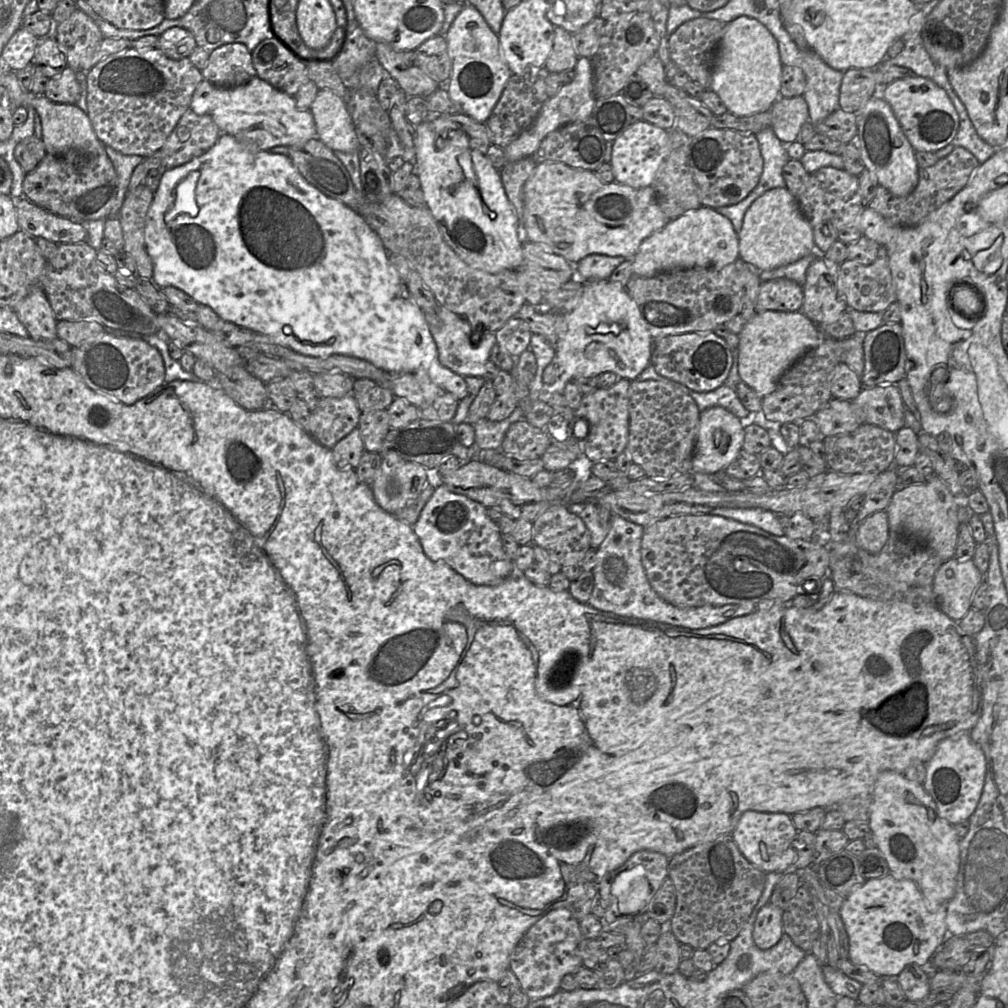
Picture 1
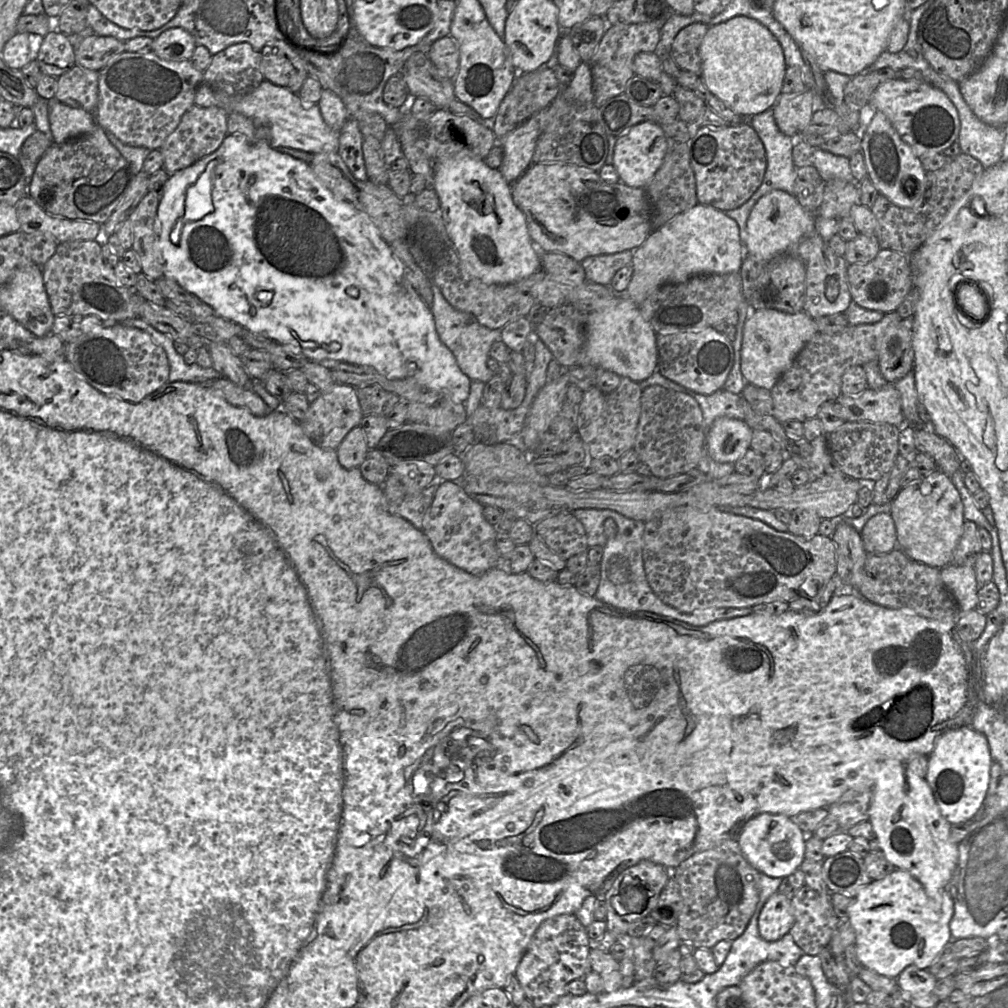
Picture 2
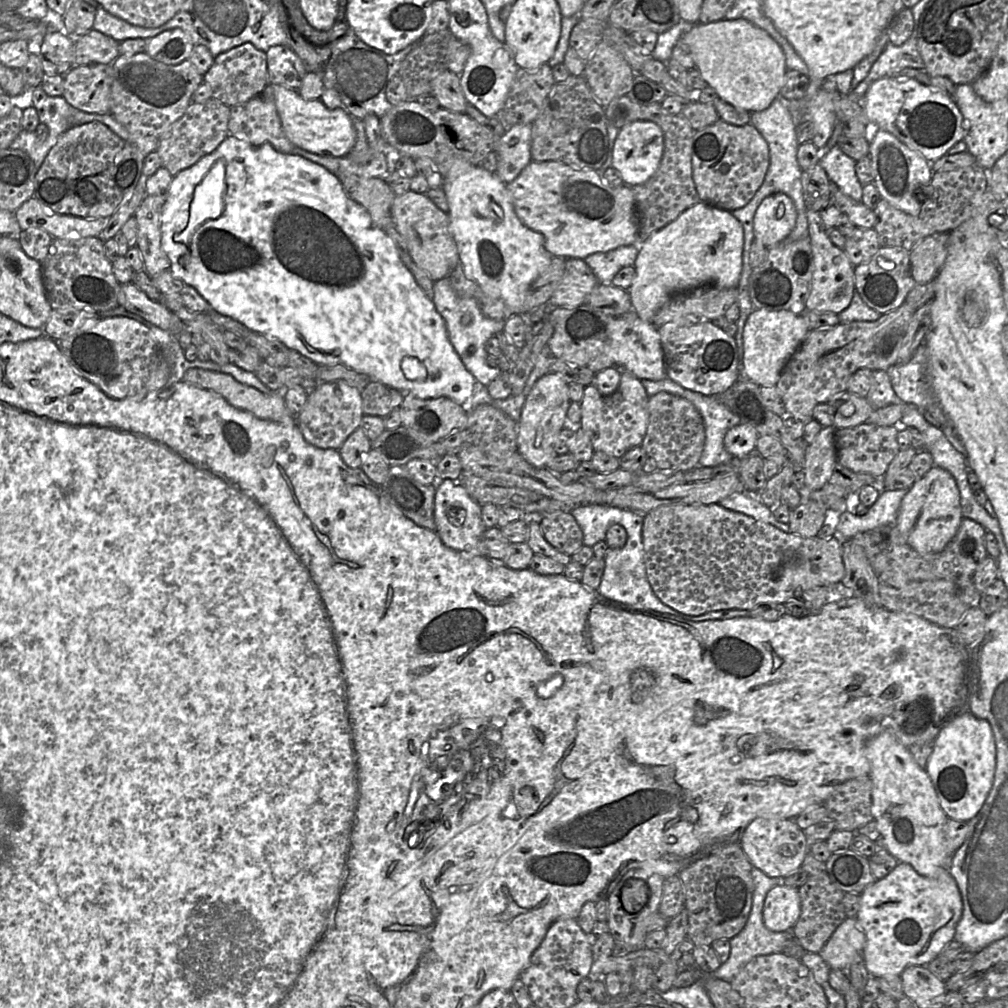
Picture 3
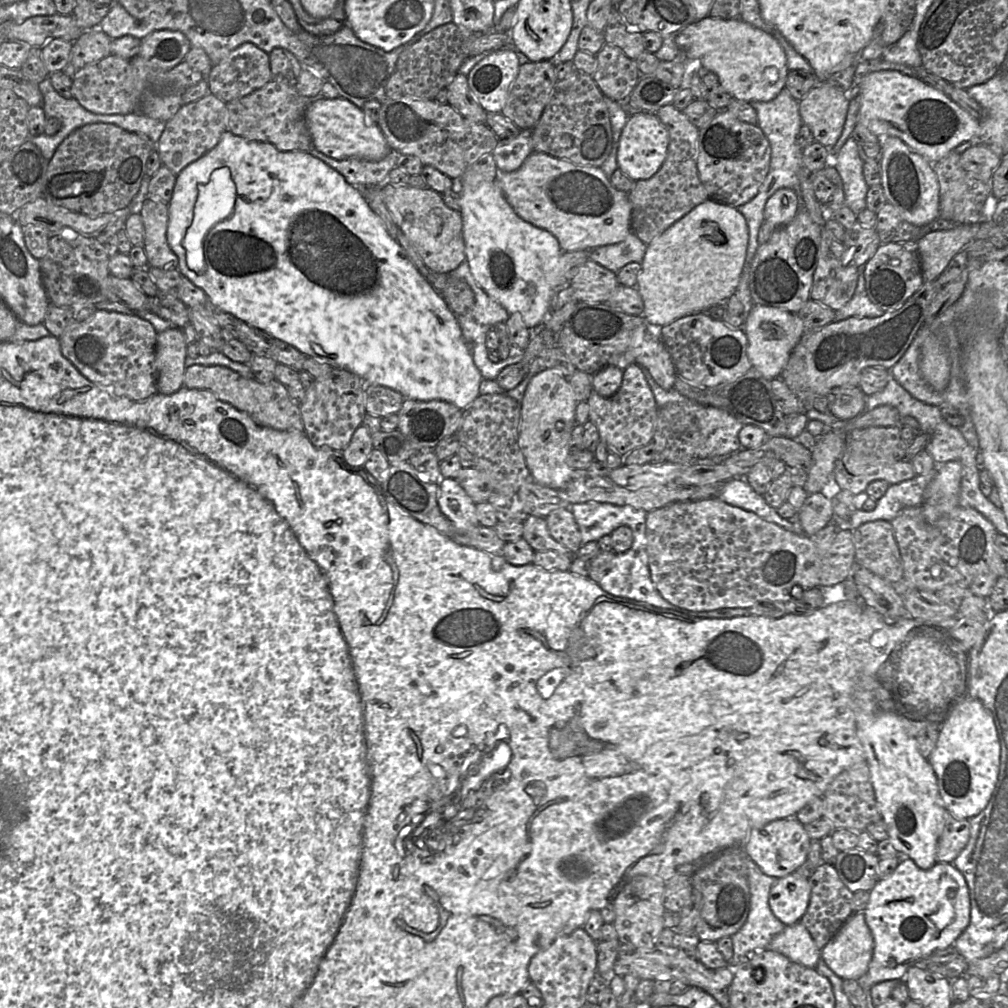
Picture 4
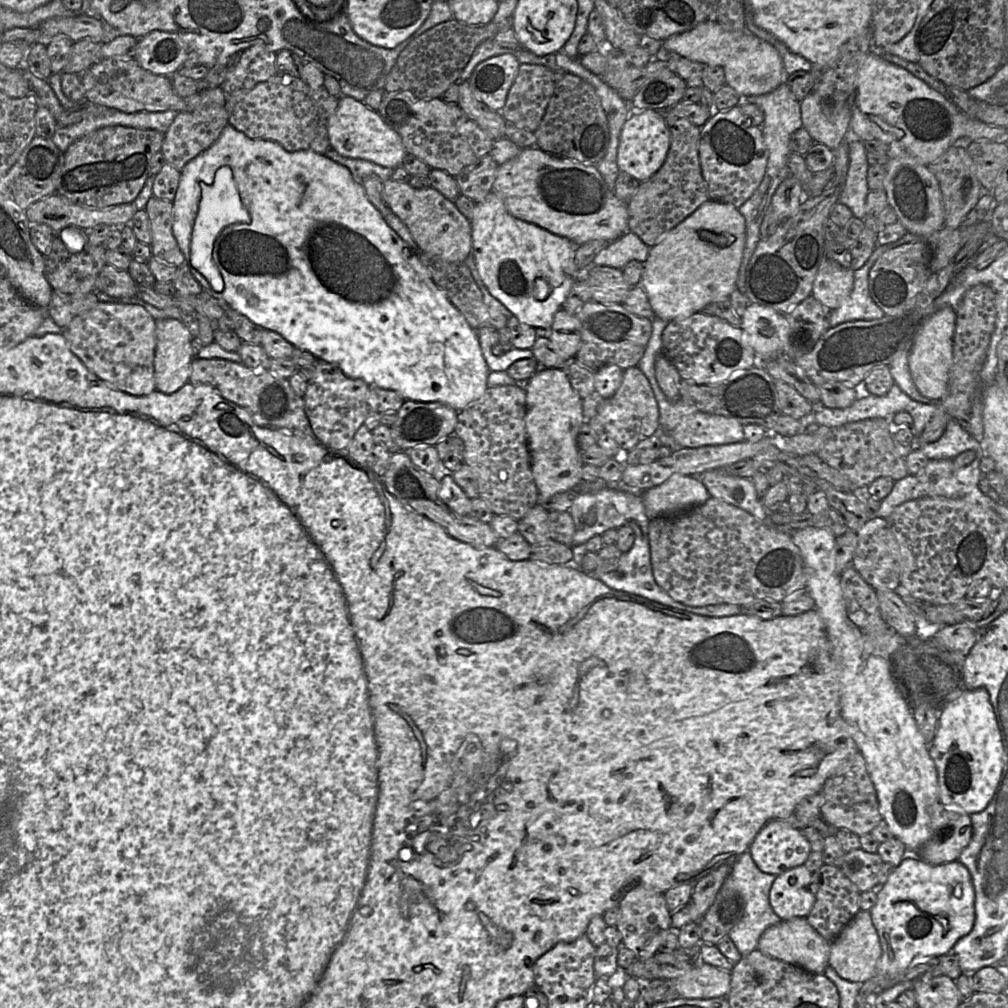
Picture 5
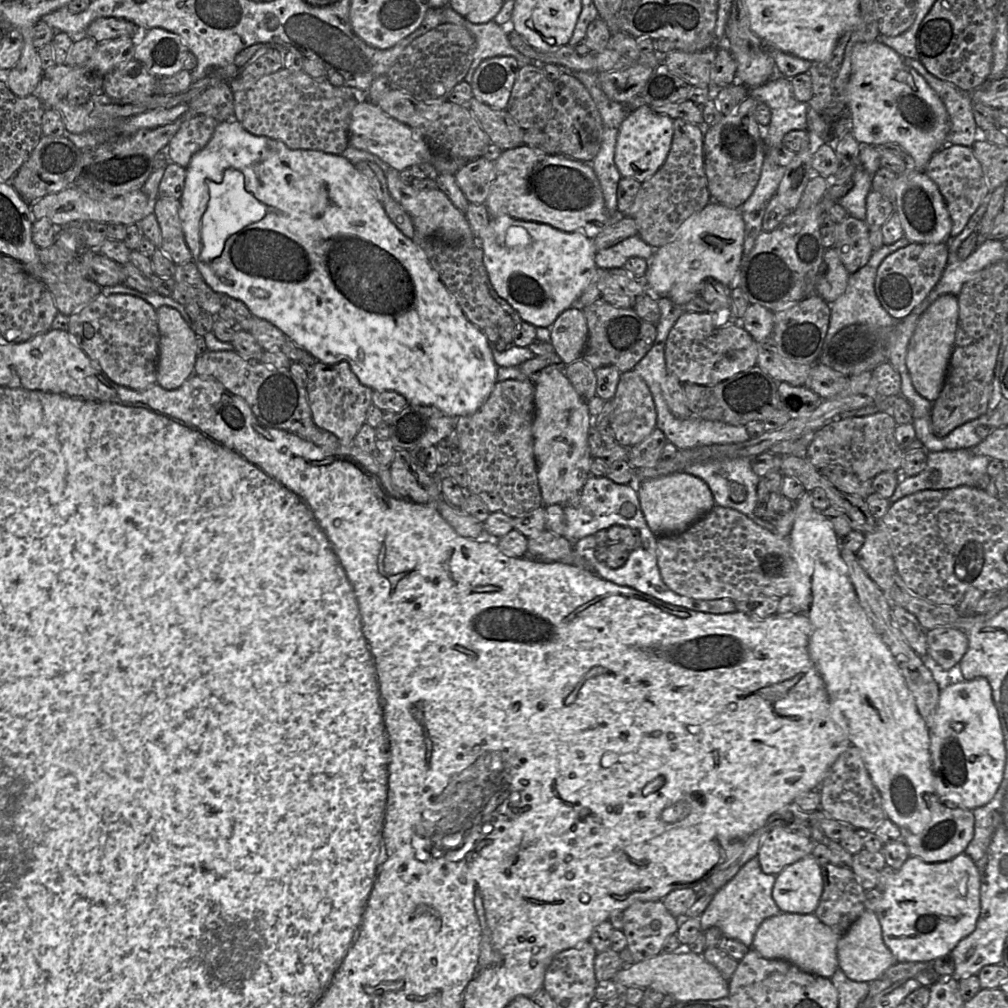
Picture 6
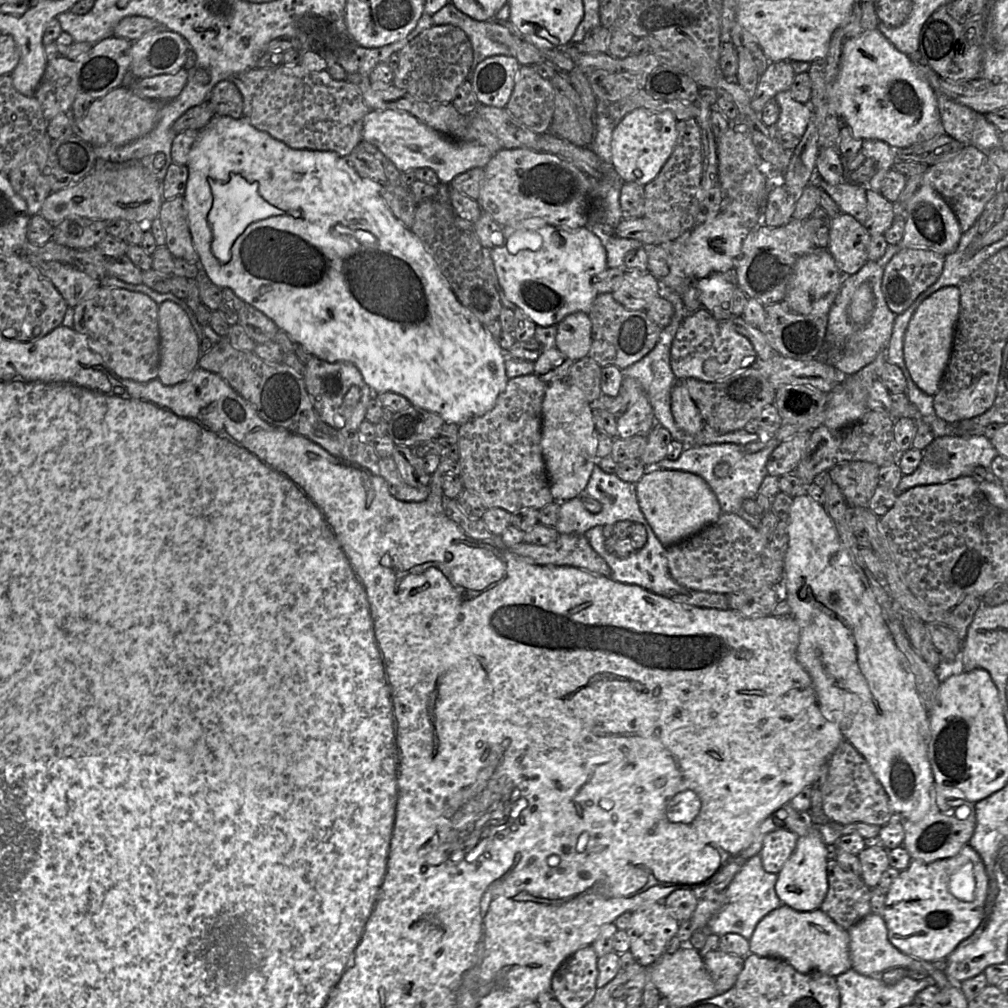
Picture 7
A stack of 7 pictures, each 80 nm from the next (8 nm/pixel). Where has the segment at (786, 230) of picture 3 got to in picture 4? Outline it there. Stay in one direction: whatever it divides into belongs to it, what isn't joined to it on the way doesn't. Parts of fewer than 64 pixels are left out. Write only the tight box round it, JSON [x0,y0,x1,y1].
[764,188,799,227]

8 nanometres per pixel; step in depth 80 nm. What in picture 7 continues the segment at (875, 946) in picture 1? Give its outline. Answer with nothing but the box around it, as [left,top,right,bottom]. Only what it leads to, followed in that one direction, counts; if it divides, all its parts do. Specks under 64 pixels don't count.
[882,844,988,961]

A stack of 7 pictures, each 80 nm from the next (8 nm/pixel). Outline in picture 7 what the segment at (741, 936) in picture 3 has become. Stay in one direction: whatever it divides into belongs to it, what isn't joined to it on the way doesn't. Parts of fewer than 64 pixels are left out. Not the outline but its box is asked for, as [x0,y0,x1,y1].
[708,855,782,940]

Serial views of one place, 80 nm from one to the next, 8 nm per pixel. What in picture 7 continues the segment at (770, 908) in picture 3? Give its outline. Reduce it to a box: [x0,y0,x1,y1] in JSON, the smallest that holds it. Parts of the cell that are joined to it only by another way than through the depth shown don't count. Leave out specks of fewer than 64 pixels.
[775,827,828,912]

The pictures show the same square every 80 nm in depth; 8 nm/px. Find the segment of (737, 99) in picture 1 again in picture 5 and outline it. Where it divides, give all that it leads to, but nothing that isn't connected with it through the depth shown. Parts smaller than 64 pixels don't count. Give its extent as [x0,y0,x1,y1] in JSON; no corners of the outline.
[662,19,787,97]

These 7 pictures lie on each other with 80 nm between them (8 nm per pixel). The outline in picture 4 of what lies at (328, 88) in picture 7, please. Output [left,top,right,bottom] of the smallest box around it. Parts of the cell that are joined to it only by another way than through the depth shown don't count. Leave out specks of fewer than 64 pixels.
[226,80,318,152]

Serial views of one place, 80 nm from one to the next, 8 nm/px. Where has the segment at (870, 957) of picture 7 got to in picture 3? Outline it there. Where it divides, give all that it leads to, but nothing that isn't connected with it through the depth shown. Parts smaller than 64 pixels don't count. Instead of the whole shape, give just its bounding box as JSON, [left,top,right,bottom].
[819,917,866,977]

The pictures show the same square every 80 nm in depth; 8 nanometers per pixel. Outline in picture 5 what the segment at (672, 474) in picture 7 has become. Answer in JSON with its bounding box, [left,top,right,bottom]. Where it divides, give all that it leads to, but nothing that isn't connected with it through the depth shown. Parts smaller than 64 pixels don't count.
[639,474,711,520]

